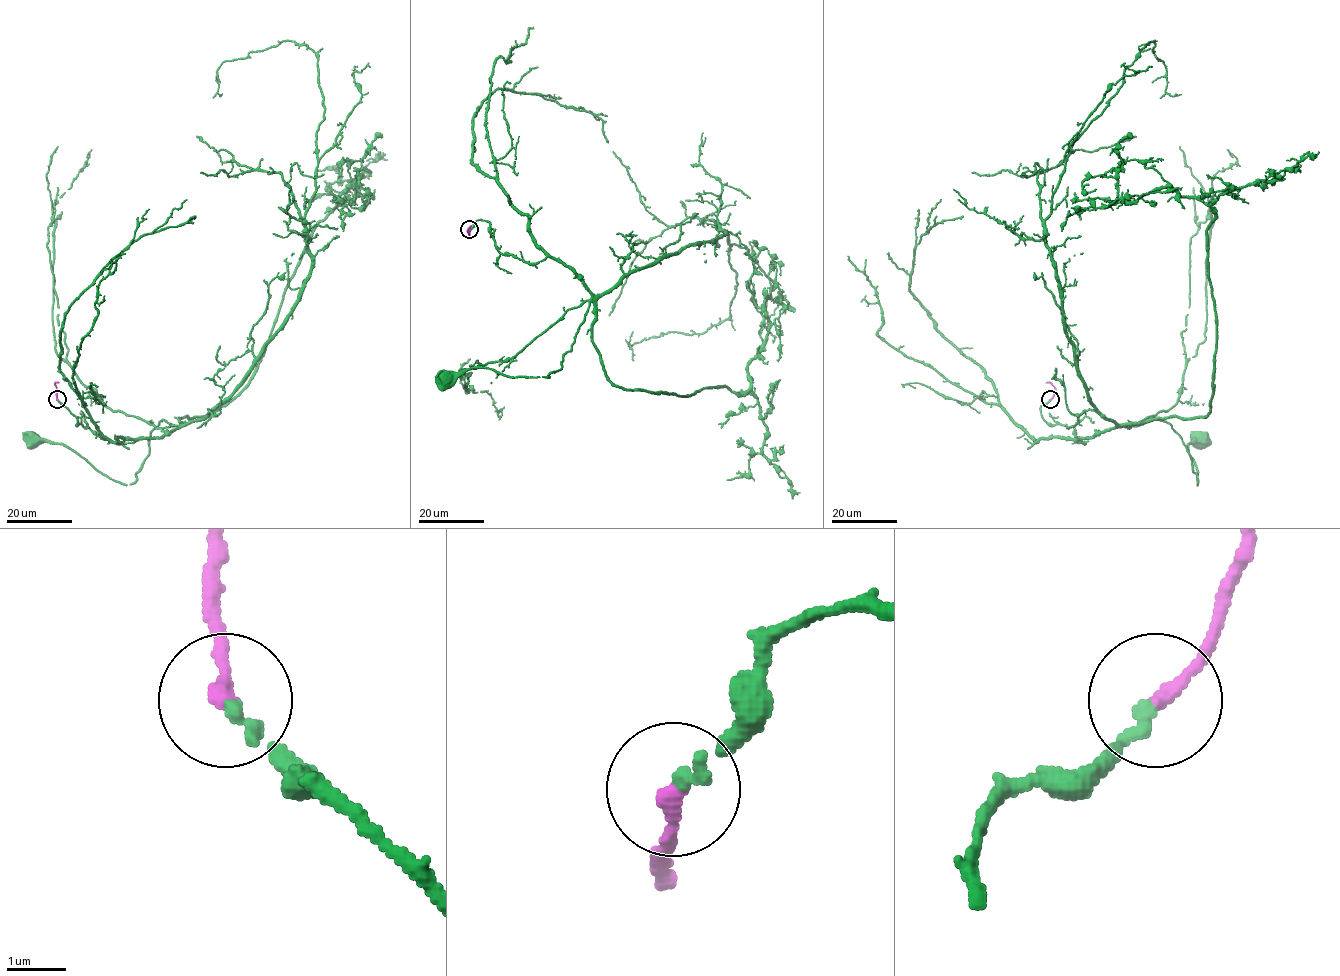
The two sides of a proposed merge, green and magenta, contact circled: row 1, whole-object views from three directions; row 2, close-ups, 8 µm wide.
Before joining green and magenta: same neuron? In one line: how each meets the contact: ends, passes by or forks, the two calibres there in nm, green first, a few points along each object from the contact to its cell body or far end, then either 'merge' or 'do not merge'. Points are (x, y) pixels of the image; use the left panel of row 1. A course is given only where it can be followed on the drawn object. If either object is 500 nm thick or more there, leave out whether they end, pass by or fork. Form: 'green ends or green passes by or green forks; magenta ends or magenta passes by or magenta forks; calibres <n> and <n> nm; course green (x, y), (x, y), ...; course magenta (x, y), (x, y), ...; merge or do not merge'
green ends; magenta ends; calibres 220 and 260 nm; course green (57, 399), (78, 425), (117, 443), (179, 427), (159, 422), (130, 484), (102, 474), (59, 443), (34, 439); course magenta (57, 399), (55, 383), (58, 382); merge

